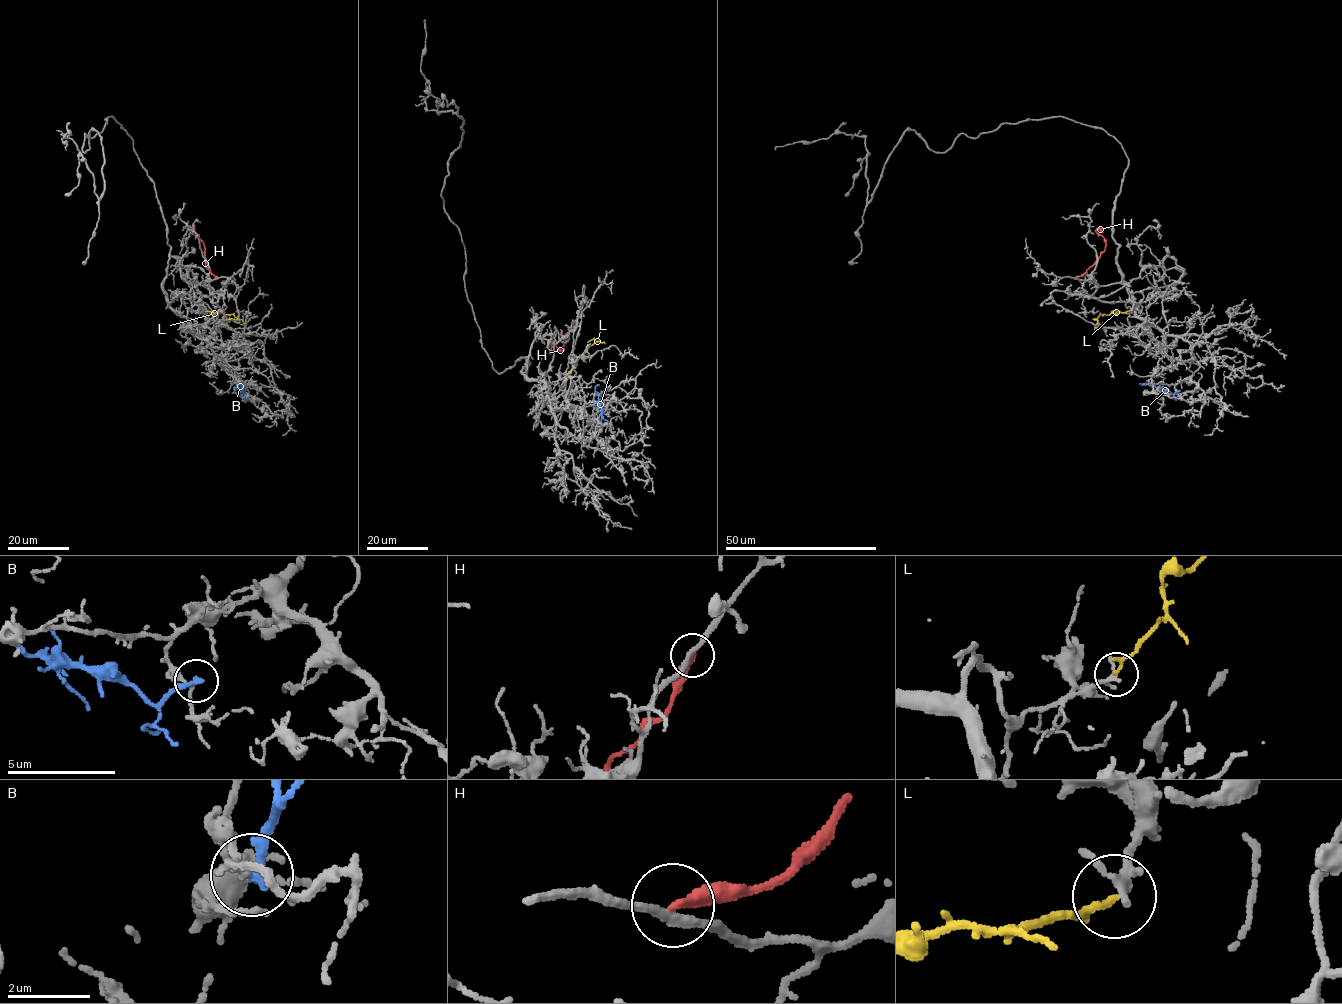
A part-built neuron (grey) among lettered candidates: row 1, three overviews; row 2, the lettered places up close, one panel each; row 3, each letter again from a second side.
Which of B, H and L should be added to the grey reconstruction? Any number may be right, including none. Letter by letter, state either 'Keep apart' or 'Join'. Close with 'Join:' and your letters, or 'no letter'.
B: Keep apart
H: Keep apart
L: Join
Join: L

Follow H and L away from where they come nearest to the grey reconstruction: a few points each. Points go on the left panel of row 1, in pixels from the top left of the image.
H: (218, 277), (206, 267), (202, 241), (191, 227)
L: (206, 310), (214, 313), (220, 310), (237, 319), (228, 319)

